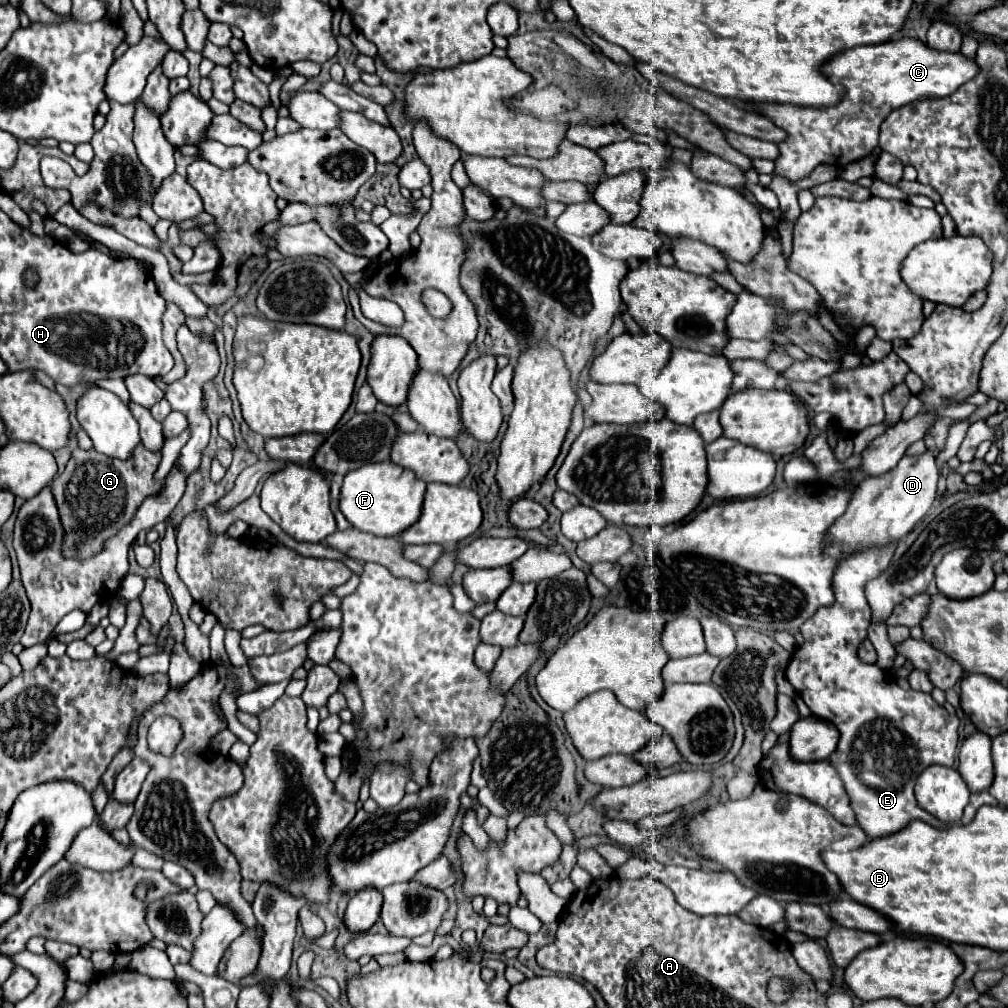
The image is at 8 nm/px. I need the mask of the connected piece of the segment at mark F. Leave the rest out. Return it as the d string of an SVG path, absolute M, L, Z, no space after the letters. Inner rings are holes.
M391 461L369 463L367 467L359 467L359 471L345 475L345 481L341 485L339 511L359 531L367 531L379 537L393 537L405 531L409 523L415 523L419 519L423 497L425 483L417 479L413 471Z

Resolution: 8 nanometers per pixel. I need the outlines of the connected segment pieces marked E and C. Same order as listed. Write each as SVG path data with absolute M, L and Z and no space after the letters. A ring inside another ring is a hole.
M897 543L867 547L867 551L855 551L851 559L839 563L833 577L835 603L821 607L803 623L801 635L805 643L793 651L785 669L787 681L811 713L835 723L841 733L837 751L829 761L837 767L857 823L869 839L893 835L911 821L925 821L937 829L953 827L923 811L915 801L913 787L923 769L931 765L951 767L955 763L959 717L947 713L929 693L901 689L891 673L863 663L857 655L859 643L867 637L871 625L871 607L863 595L863 587L889 567L895 549ZM867 773L875 775L877 781L867 781Z
M903 37L897 41L845 49L823 65L823 73L829 75L833 83L845 87L847 93L839 105L821 111L769 103L757 107L759 113L767 115L789 135L779 143L781 155L775 159L775 173L785 175L785 179L791 181L805 179L819 163L847 165L867 157L879 143L879 125L893 109L921 97L951 95L979 73L979 65L961 51L931 51L923 41Z

